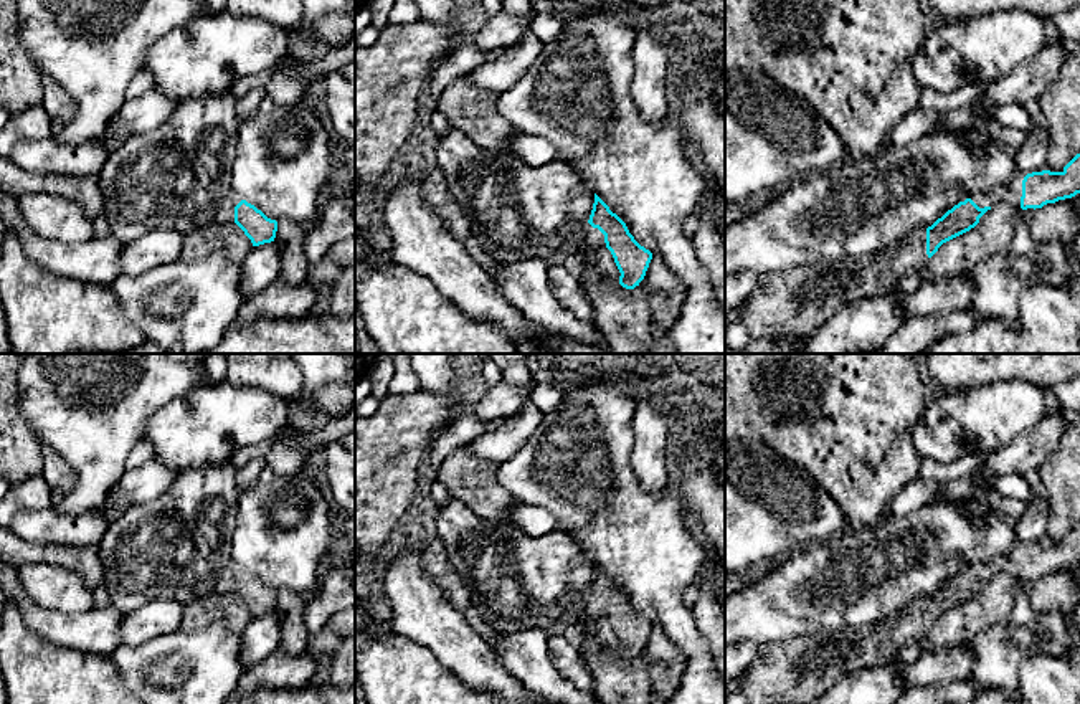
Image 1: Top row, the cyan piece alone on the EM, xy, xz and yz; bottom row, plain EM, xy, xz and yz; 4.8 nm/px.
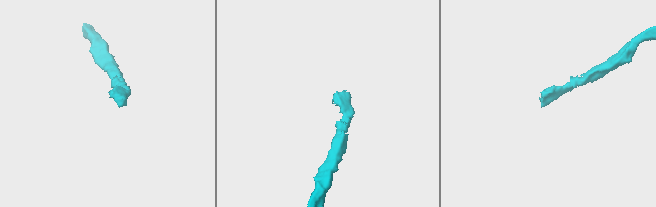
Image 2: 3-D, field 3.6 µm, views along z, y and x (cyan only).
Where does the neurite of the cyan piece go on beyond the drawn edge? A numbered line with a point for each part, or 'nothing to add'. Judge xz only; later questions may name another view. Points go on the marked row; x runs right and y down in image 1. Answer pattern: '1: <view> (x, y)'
1: xz (595, 238)

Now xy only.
1: xy (225, 214)

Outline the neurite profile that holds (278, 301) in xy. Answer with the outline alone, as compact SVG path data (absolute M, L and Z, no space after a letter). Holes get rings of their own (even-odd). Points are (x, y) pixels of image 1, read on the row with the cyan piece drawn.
M279 278L244 299L234 324L249 326L263 319L299 319L315 304L315 291L307 284L286 284Z

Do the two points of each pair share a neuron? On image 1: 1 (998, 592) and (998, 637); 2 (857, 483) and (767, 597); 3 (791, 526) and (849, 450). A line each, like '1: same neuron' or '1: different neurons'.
1: different neurons
2: different neurons
3: different neurons

